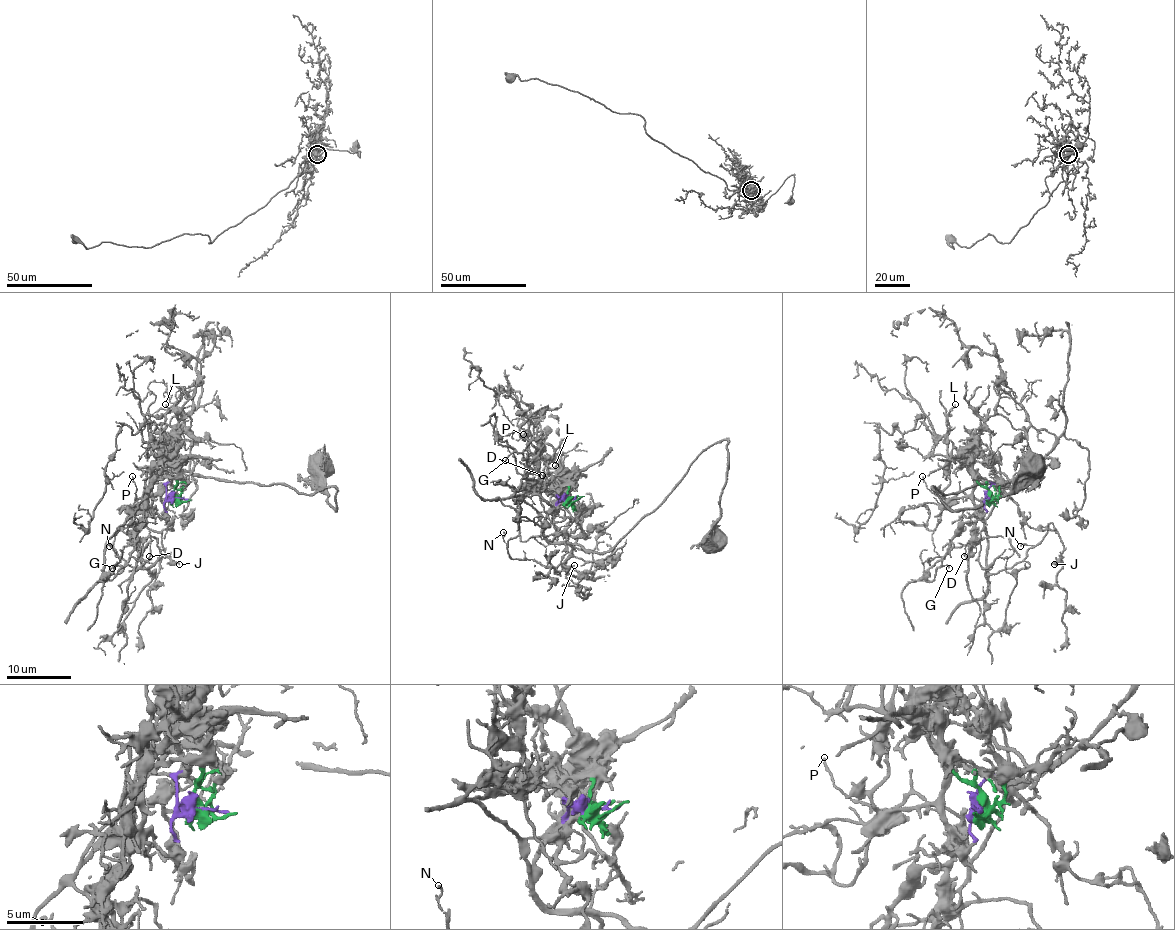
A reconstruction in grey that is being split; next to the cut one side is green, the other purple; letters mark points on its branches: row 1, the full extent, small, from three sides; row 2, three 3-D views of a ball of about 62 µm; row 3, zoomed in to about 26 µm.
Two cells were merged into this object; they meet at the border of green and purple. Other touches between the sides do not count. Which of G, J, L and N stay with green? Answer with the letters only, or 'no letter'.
G, L

